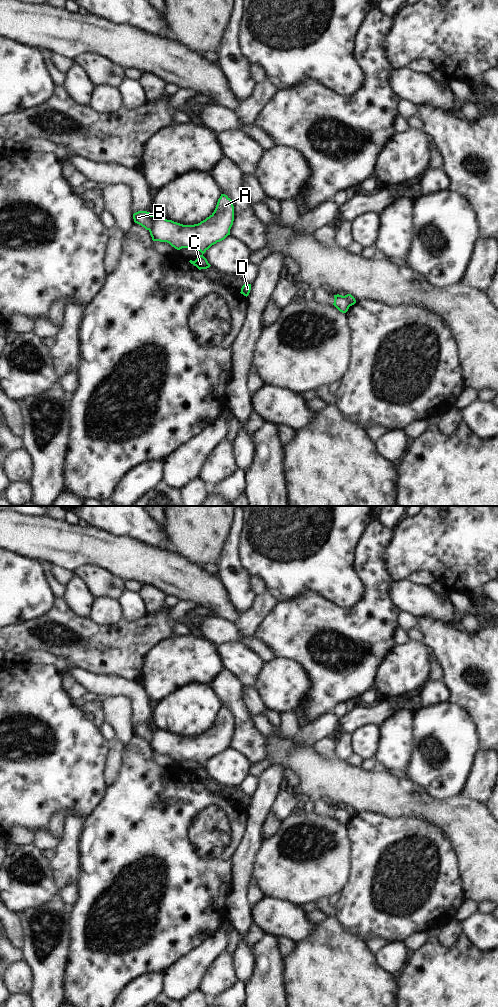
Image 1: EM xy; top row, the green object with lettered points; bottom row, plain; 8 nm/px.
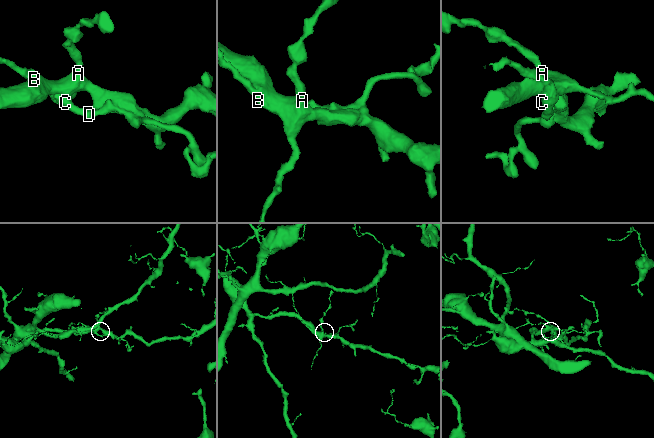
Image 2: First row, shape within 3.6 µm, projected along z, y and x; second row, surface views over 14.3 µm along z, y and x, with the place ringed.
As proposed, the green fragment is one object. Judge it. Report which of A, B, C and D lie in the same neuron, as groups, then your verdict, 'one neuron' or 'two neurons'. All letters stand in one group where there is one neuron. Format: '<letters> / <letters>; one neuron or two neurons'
A / B C D; two neurons

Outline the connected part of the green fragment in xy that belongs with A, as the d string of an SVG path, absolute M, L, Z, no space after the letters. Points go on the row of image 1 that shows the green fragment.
M221 194L214 212L194 225L183 225L152 215L149 230L153 241L167 242L177 250L191 248L204 254L212 245L230 235L234 221L232 200Z

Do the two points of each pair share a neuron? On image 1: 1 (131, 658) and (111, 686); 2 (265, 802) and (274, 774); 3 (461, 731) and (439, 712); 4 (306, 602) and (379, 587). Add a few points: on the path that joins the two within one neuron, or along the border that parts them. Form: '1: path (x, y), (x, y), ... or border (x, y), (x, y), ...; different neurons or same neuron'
1: border (95, 674), (118, 675), (132, 681), (139, 680); different neurons
2: path (265, 795), (271, 781); same neuron
3: path (456, 729), (444, 717); same neuron
4: path (325, 615), (354, 615), (363, 606); same neuron

